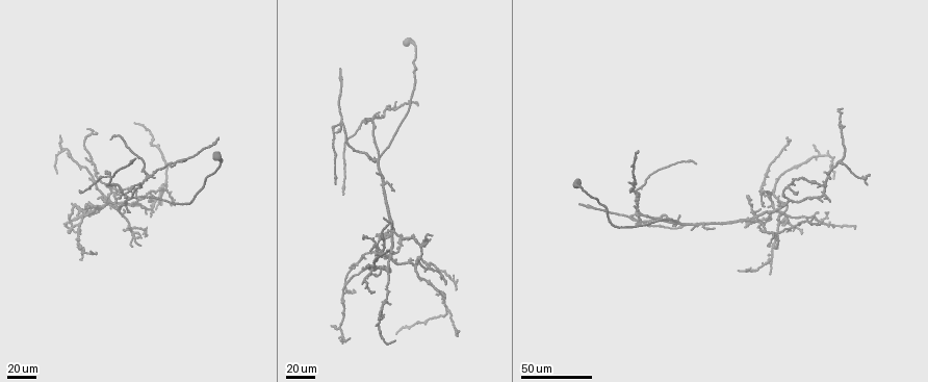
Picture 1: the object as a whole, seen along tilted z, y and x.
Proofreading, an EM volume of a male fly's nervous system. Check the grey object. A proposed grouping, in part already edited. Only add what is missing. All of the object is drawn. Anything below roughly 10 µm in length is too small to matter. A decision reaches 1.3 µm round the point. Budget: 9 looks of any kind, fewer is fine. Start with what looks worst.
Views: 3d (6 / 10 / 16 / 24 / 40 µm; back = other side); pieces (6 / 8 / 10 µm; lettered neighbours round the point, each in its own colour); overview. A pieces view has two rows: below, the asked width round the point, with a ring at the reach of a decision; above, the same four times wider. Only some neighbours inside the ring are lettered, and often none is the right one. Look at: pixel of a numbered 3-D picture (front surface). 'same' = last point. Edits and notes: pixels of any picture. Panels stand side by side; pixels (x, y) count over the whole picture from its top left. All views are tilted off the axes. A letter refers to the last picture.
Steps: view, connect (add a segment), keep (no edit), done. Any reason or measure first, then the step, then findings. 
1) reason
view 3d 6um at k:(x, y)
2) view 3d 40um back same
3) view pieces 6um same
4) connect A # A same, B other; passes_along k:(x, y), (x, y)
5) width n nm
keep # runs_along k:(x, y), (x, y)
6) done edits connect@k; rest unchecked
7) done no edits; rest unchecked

end of a long branch
view 3d 40um at 1:(134, 159)

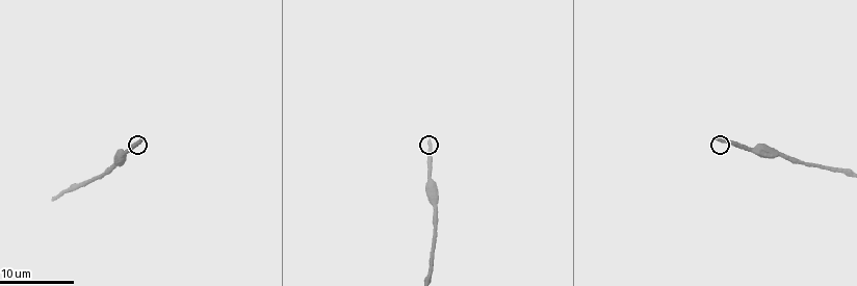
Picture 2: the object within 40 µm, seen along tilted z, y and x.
view pieces 10um at 2:(142, 137)

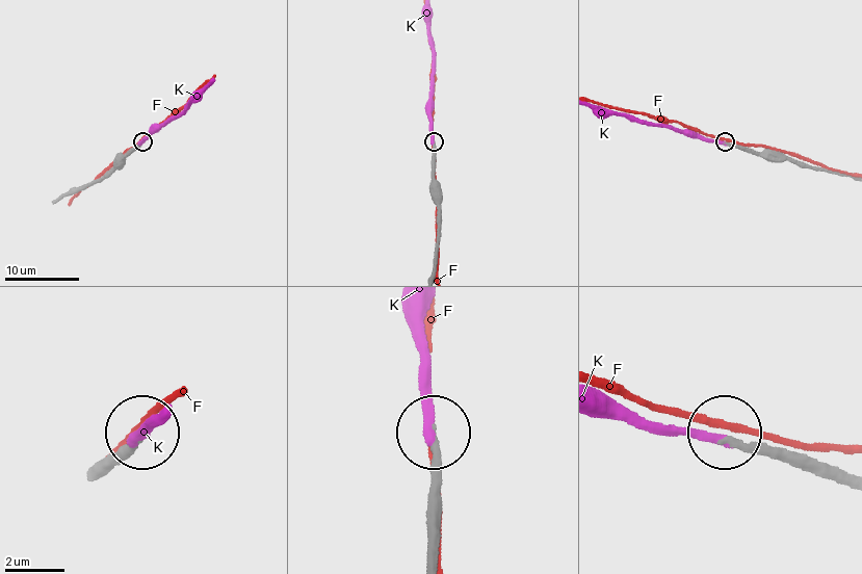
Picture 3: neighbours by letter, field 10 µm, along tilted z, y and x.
connect K # F other, K same; the neuron continues

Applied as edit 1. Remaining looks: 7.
view overview

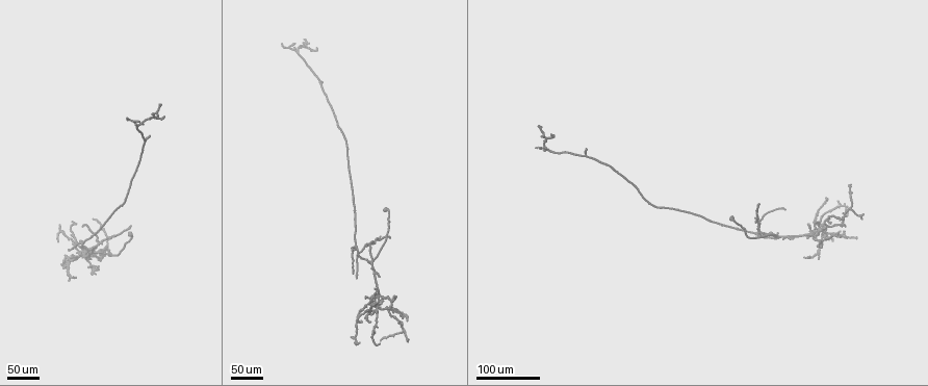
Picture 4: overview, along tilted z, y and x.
view 3d 40um at 4:(158, 104)

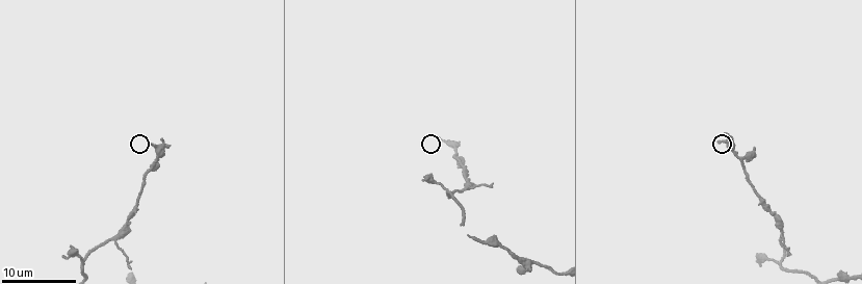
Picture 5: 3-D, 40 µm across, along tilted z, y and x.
view pieces 10um at 5:(436, 137)

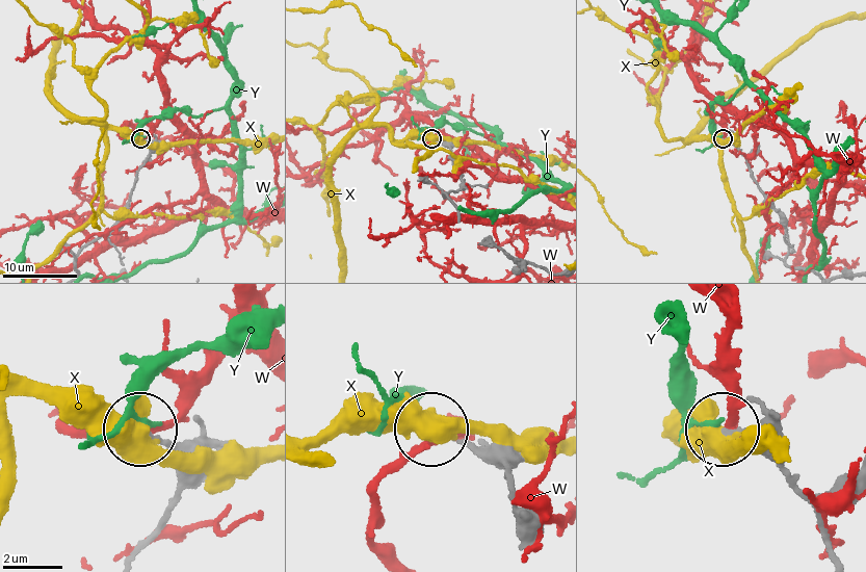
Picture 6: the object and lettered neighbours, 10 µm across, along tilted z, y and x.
keep # W other, X other, Y other; runs_along 6:(133, 549), (165, 516), (177, 474), (163, 444), (143, 434); none of them fits

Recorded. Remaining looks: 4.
thin end
view 3d 24um at 1:(826, 187)

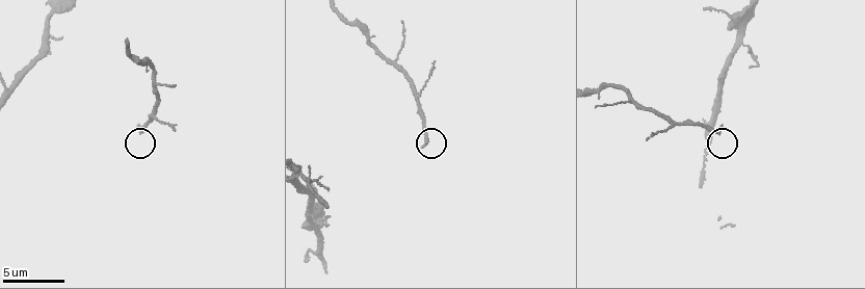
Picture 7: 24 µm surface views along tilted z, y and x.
see the neighbours
view pieces 6um at 7:(423, 144)

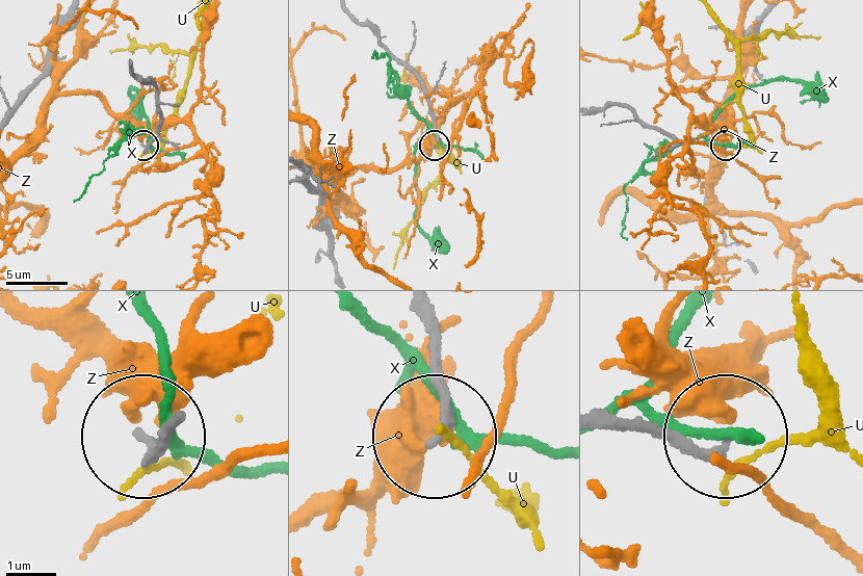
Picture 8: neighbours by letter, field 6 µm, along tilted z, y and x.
keep # U other, X other, Z other; runs_along 8:(598, 421), (716, 444); none of them fits

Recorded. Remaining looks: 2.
end of a long branch
view 3d 24um at 1:(85, 213)

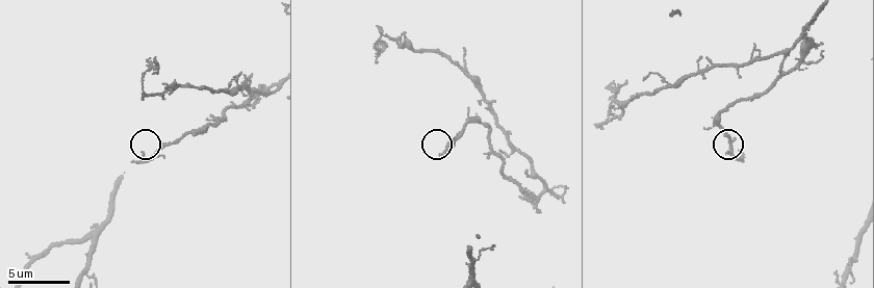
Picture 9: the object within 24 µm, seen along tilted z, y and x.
view pieces 10um at 9:(436, 159)

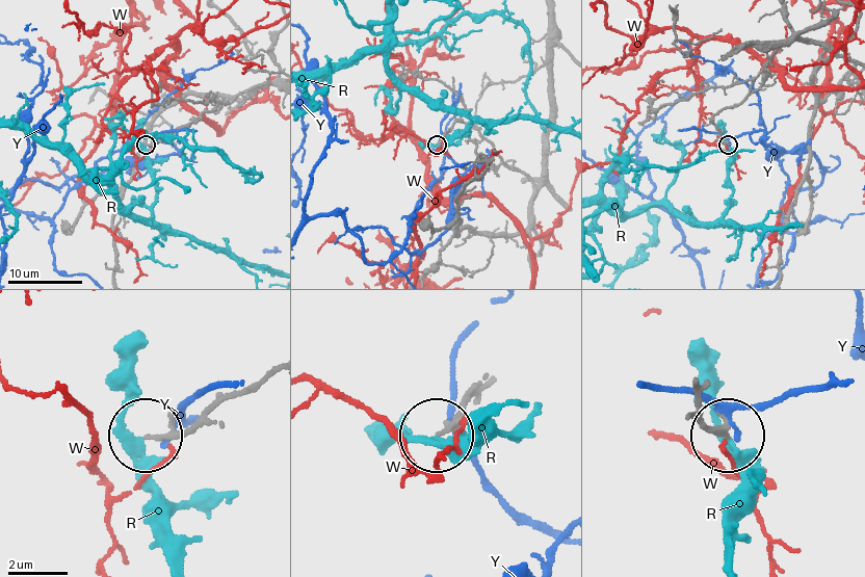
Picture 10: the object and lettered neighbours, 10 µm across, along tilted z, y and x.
keep # R other, W other, Y other; runs_along 10:(233, 97), (201, 114), (200, 120), (146, 143); no lettered segment goes on from it

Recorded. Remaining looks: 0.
done edits connect@3; rest unchecked

